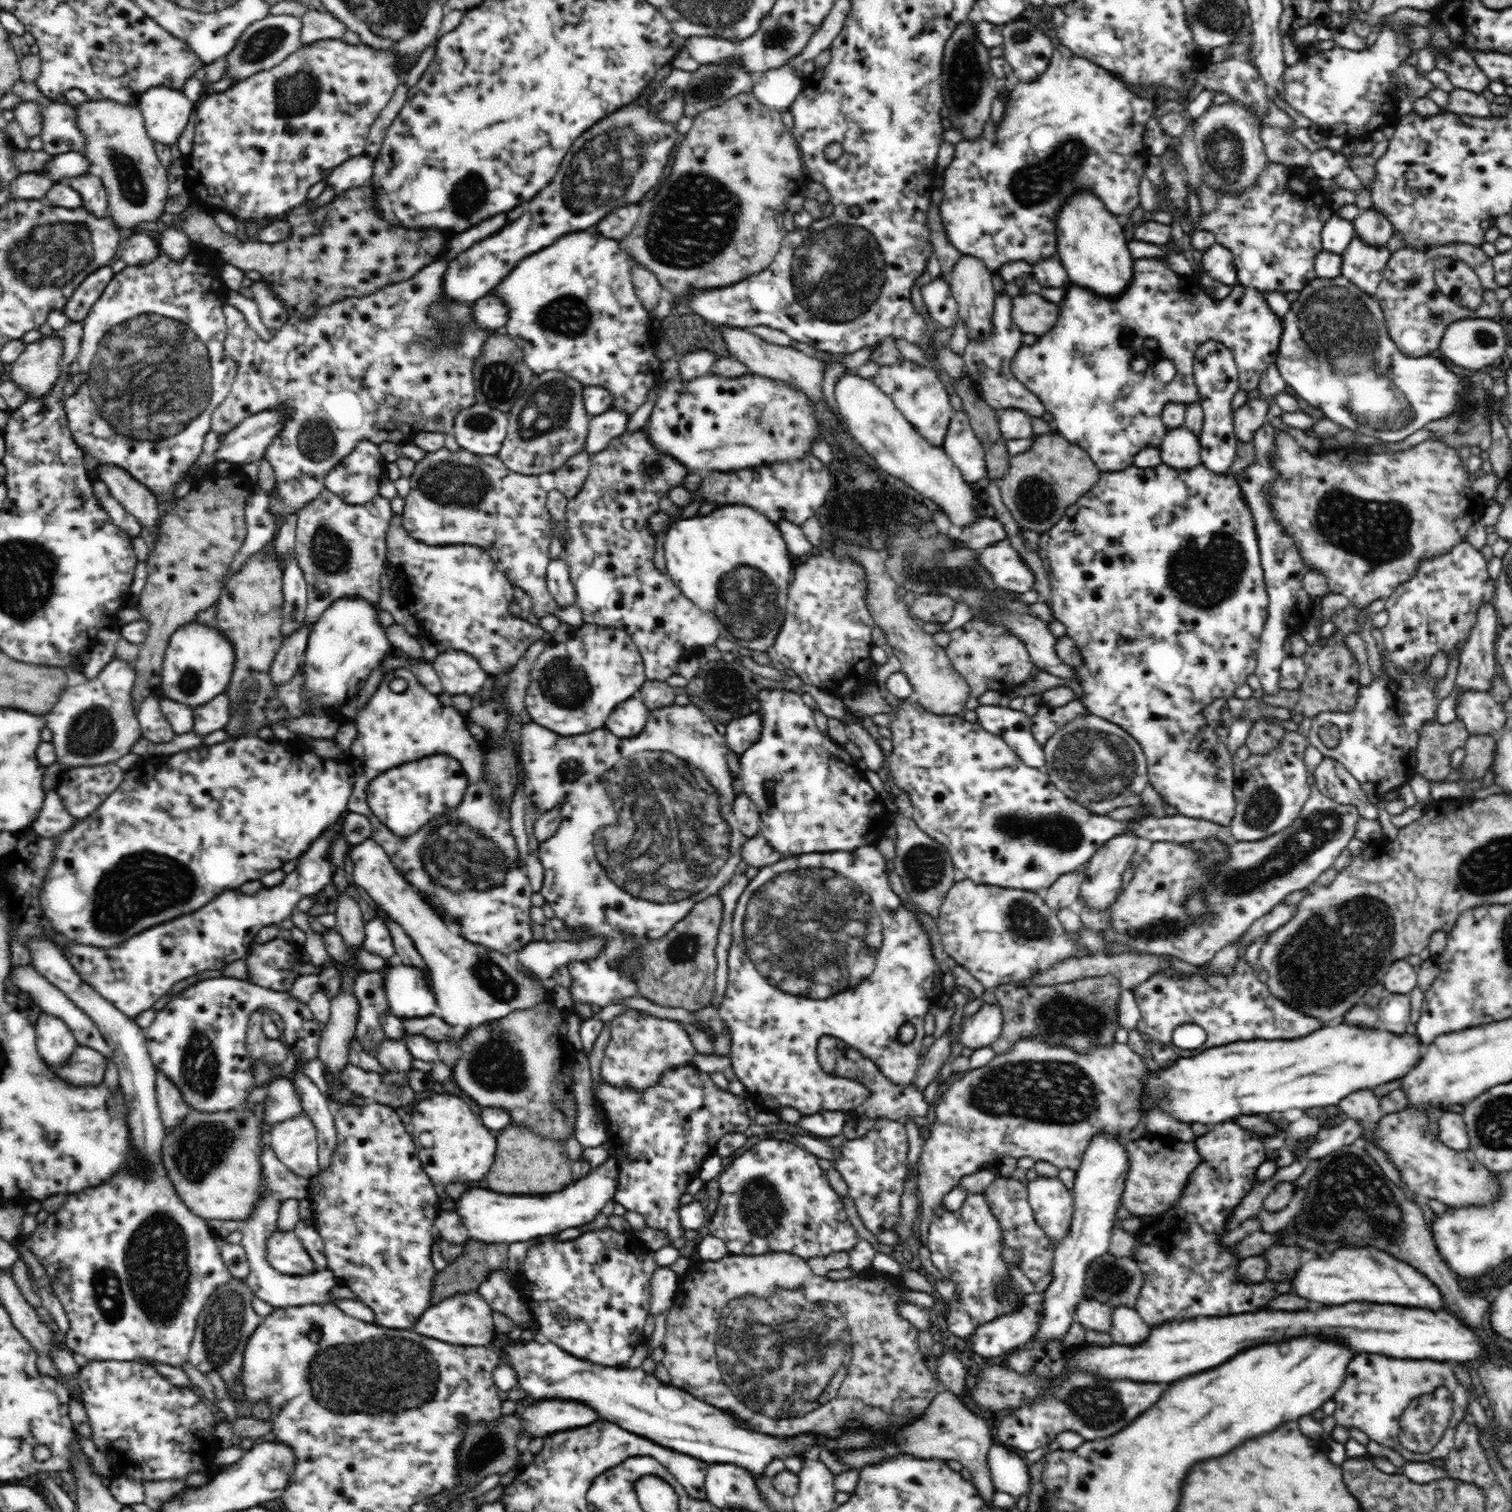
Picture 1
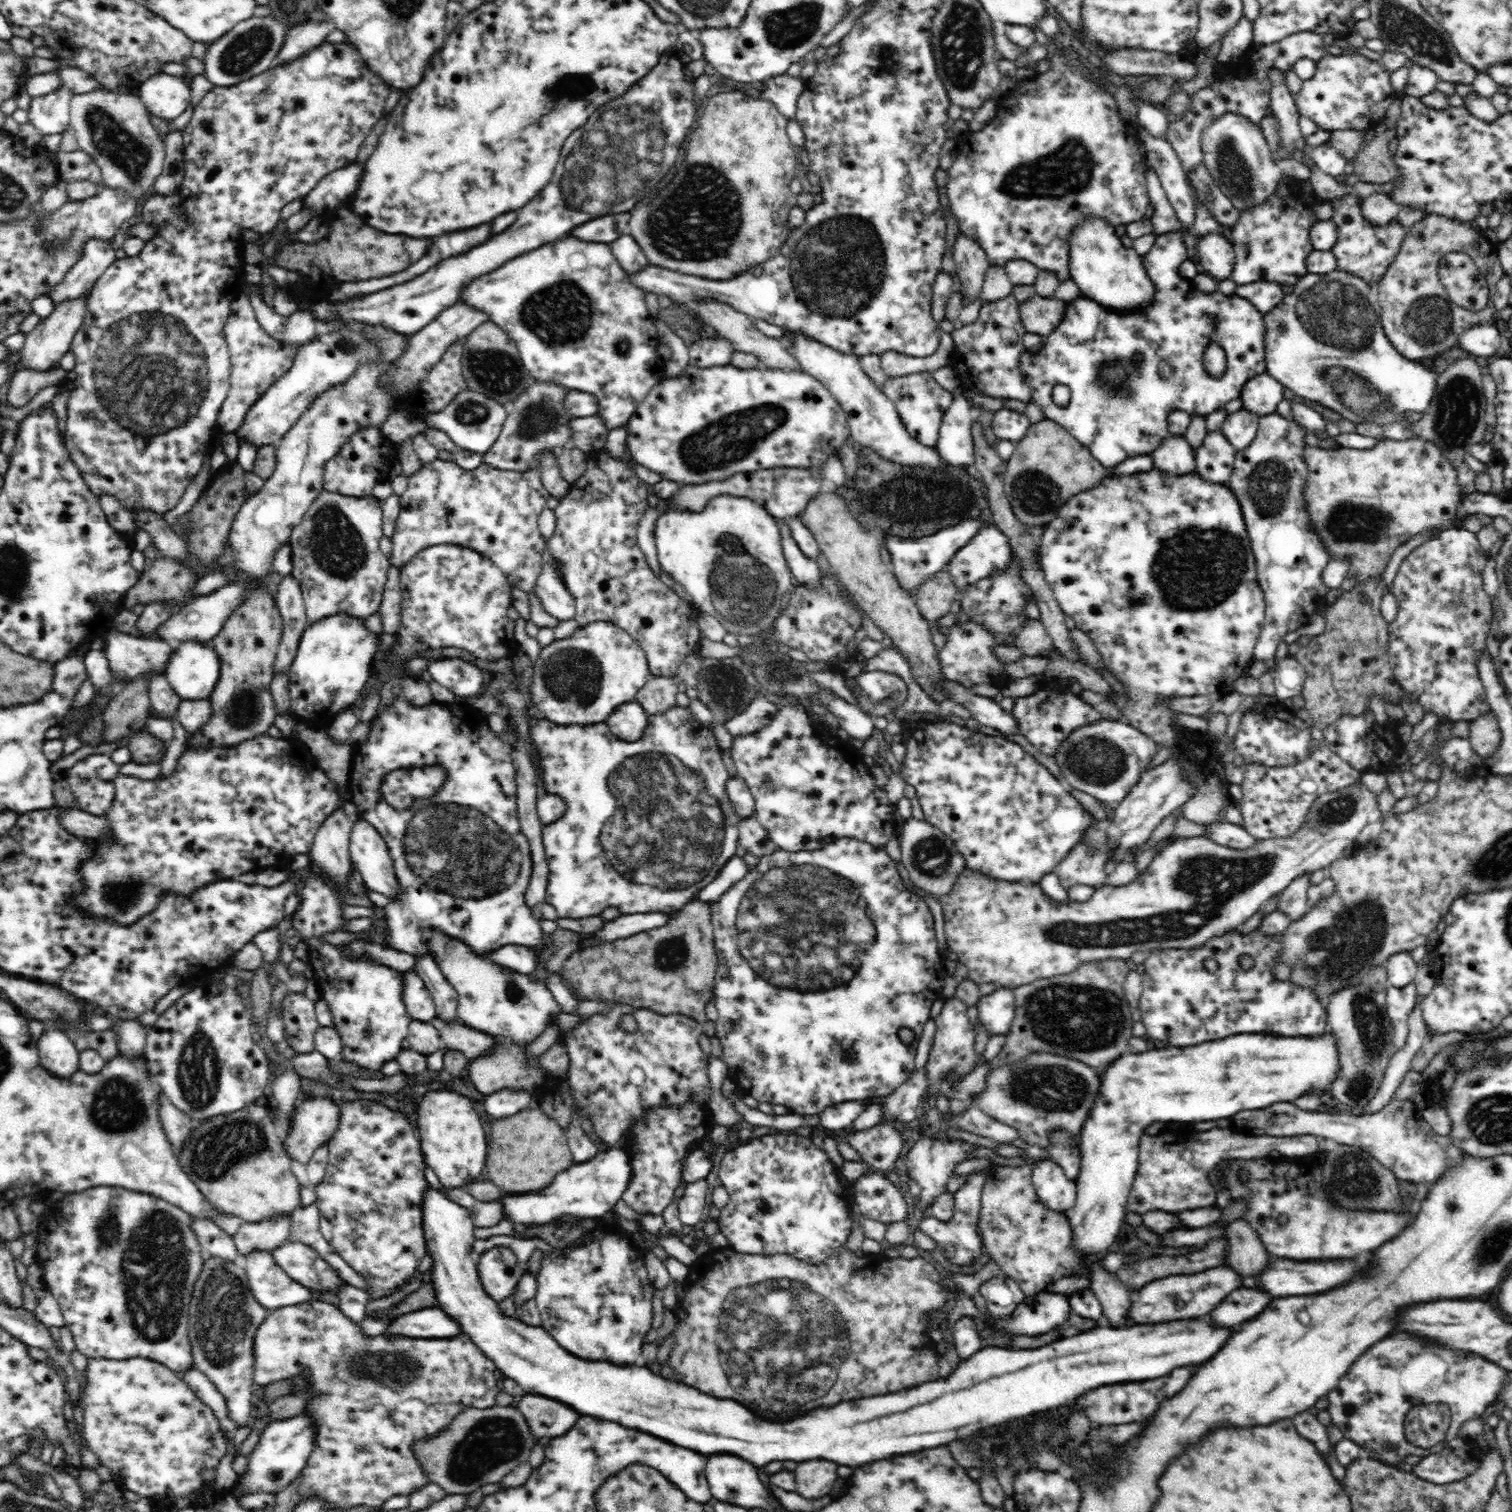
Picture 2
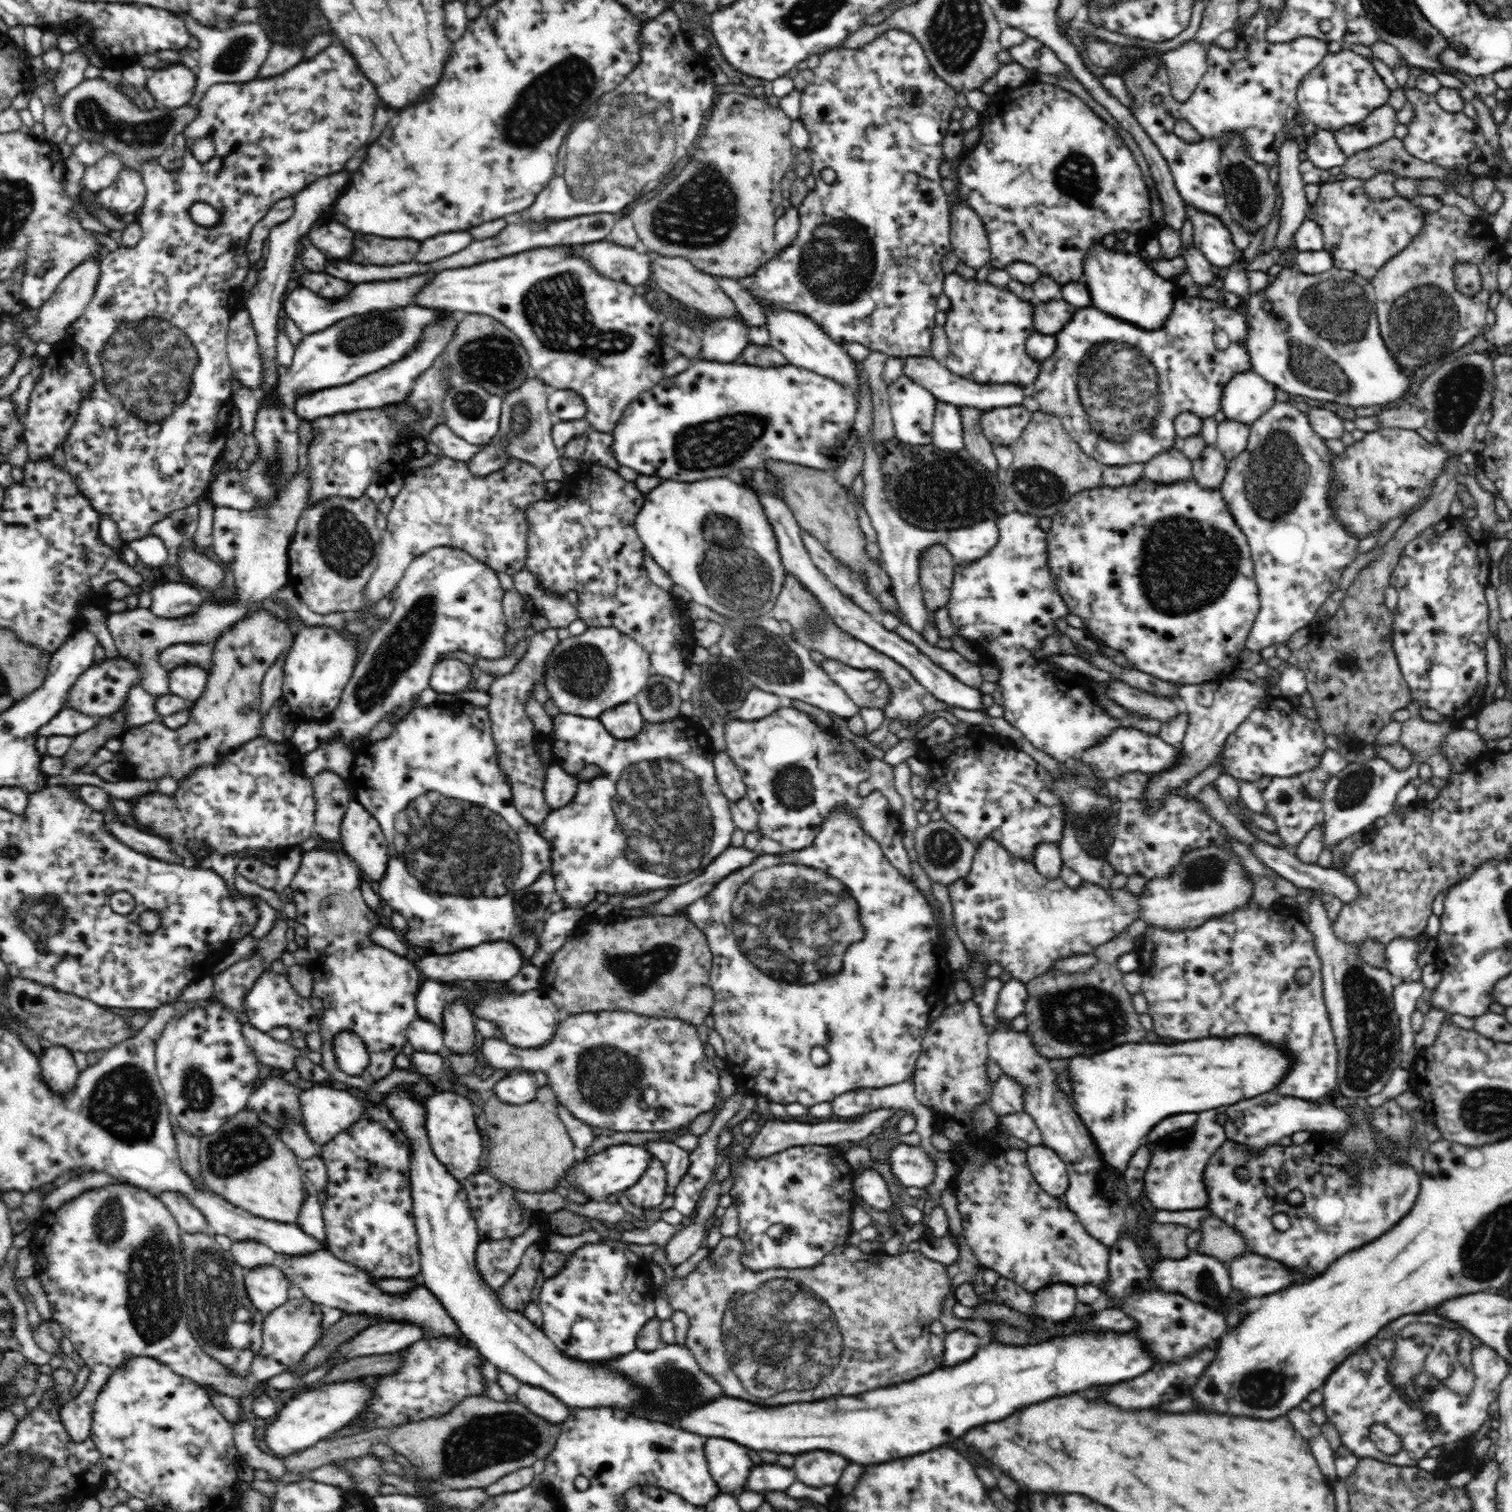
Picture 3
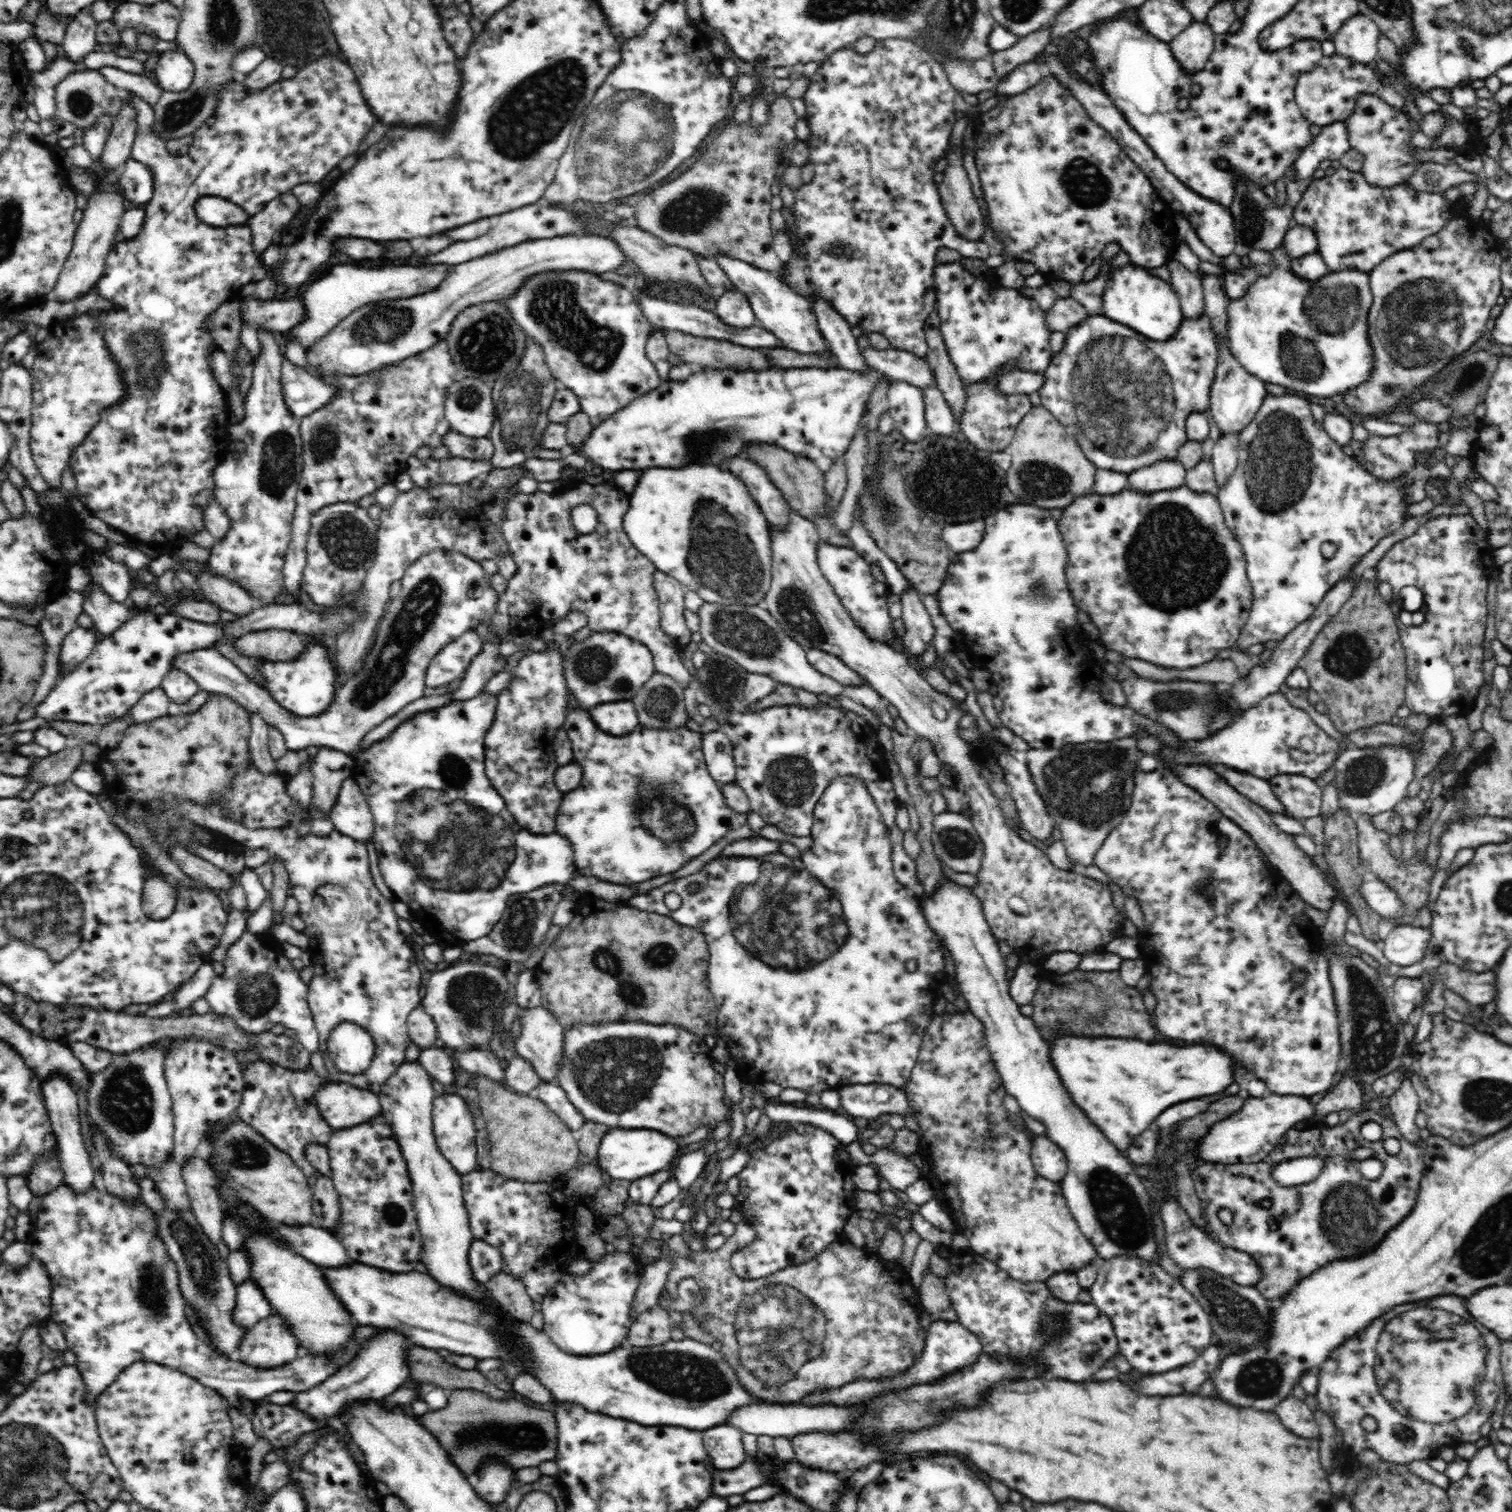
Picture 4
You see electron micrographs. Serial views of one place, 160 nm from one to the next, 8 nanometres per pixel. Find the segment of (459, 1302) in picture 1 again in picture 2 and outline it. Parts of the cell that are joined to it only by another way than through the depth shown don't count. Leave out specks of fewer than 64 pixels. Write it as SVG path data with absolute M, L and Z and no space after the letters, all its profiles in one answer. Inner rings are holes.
M429 1307L418 1312L402 1314L386 1328L389 1336L404 1336L412 1339L452 1339L462 1333L454 1321L440 1307Z

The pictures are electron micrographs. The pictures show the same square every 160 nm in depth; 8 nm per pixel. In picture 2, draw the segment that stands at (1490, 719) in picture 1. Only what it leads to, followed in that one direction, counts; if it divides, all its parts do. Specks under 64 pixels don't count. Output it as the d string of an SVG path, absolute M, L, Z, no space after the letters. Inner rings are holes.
M1462 526L1439 531L1432 539L1416 547L1403 560L1390 586L1390 593L1396 597L1398 612L1387 626L1389 632L1388 654L1395 679L1404 691L1414 693L1416 702L1424 712L1434 712L1450 722L1464 720L1471 722L1491 712L1485 688L1475 662L1481 650L1486 649L1486 638L1490 632L1492 597L1483 587L1483 568L1489 554L1472 533Z

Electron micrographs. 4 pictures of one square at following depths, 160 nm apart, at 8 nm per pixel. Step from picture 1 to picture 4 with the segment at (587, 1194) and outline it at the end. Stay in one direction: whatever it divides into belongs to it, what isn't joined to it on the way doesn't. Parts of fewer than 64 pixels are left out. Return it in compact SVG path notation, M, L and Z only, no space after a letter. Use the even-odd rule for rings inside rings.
M610 1128L602 1138L596 1165L604 1170L610 1178L618 1180L638 1180L662 1169L668 1169L674 1156L682 1148L672 1139L672 1136L650 1128Z

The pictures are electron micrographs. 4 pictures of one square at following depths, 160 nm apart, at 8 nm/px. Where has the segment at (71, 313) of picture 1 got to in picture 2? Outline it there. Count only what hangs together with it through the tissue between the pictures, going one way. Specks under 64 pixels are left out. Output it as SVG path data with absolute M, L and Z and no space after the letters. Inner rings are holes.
M92 238L84 244L80 260L66 272L60 284L50 288L48 294L53 304L64 300L76 300L80 296L88 296L94 282L104 274L104 270L116 260L116 250L109 240Z

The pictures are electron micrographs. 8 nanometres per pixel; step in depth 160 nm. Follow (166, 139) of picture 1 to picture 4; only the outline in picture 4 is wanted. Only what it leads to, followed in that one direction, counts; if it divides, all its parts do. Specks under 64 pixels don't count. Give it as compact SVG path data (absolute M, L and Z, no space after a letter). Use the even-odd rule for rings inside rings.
M180 50L178 52L164 51L164 54L159 56L155 75L157 84L166 94L182 92L192 84L194 65Z

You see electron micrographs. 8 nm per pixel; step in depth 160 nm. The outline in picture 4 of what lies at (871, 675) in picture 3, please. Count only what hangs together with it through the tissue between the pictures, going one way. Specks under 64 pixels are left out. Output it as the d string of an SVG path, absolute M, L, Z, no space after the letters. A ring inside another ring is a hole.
M806 649L806 657L818 672L833 678L843 686L860 686L867 684L866 679L856 674L840 657L818 649Z

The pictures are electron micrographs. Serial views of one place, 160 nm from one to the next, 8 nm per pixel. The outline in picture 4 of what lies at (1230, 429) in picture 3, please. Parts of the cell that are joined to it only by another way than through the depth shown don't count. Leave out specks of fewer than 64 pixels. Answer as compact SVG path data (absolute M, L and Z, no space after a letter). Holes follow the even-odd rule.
M1221 433L1216 440L1211 462L1216 475L1216 485L1220 488L1232 476L1238 463L1238 433Z

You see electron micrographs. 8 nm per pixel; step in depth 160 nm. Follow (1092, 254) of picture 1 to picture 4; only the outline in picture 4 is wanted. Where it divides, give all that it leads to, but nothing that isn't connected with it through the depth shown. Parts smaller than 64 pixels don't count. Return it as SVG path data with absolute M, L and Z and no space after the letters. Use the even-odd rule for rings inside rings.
M1129 262L1114 270L1104 285L1103 316L1126 324L1154 341L1166 341L1179 331L1184 320L1179 296L1169 281L1152 275L1147 268Z

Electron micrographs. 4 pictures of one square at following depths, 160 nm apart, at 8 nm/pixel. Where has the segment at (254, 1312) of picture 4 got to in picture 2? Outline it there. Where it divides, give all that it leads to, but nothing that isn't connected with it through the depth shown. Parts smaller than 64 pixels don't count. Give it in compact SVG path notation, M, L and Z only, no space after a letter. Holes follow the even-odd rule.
M255 1250L249 1252L241 1259L242 1265L246 1270L248 1278L248 1285L254 1299L264 1308L271 1311L275 1309L301 1304L309 1301L326 1302L336 1307L339 1304L338 1295L331 1294L331 1292L313 1292L302 1287L298 1282L294 1282L293 1278L287 1276L282 1268L276 1264L274 1257L270 1251Z

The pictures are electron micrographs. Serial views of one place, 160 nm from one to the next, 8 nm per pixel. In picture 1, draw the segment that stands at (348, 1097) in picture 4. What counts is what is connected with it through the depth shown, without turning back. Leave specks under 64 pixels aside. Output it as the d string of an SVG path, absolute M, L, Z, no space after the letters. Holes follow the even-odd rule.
M305 1112L276 1124L269 1134L271 1148L278 1160L294 1174L313 1179L321 1171L317 1130Z

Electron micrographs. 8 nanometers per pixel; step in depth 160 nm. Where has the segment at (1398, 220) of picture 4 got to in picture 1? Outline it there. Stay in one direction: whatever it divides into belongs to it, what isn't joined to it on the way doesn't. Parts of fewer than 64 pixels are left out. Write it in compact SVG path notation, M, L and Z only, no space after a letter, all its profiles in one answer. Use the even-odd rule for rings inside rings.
M1357 234L1341 254L1341 274L1362 292L1374 296L1391 257L1387 246L1368 246Z

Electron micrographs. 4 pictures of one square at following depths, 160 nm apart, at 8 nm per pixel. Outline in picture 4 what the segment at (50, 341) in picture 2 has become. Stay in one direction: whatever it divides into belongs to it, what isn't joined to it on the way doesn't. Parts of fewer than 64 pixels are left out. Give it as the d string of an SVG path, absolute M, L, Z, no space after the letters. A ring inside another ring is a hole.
M102 184L96 194L90 198L88 208L84 208L82 224L76 226L76 236L74 236L72 250L66 258L62 272L53 288L51 297L59 303L72 302L82 298L84 294L93 292L97 282L102 278L105 262L108 253L112 250L116 243L114 238L118 232L118 224L120 224L122 214L126 212L123 196L116 192L114 186Z

